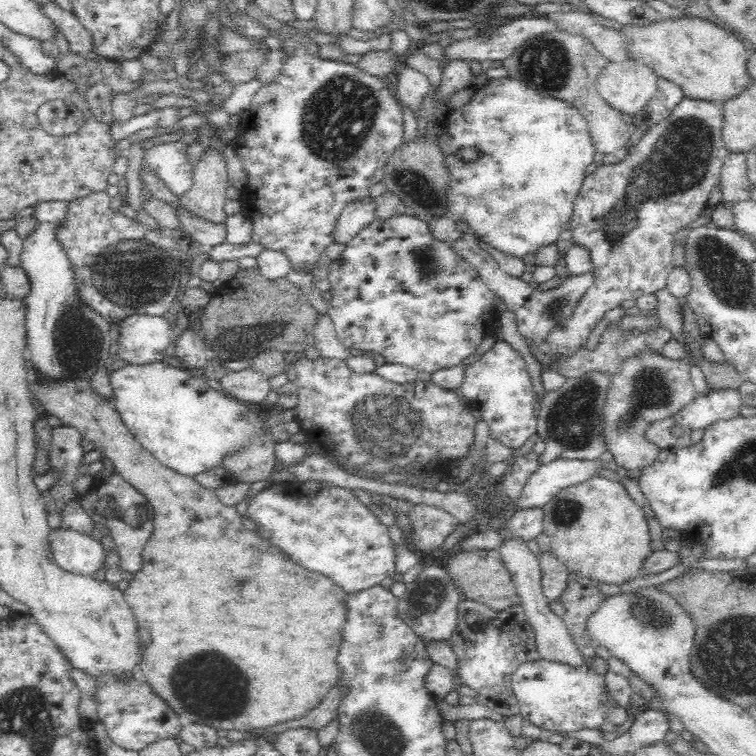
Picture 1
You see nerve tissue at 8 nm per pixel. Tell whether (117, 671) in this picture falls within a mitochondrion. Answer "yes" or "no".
no

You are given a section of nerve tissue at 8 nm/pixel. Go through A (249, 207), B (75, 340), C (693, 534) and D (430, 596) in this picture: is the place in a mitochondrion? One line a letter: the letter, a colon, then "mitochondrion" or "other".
A: other
B: mitochondrion
C: other
D: mitochondrion

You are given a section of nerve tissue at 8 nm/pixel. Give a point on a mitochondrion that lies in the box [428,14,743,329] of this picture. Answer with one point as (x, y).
(678, 162)

